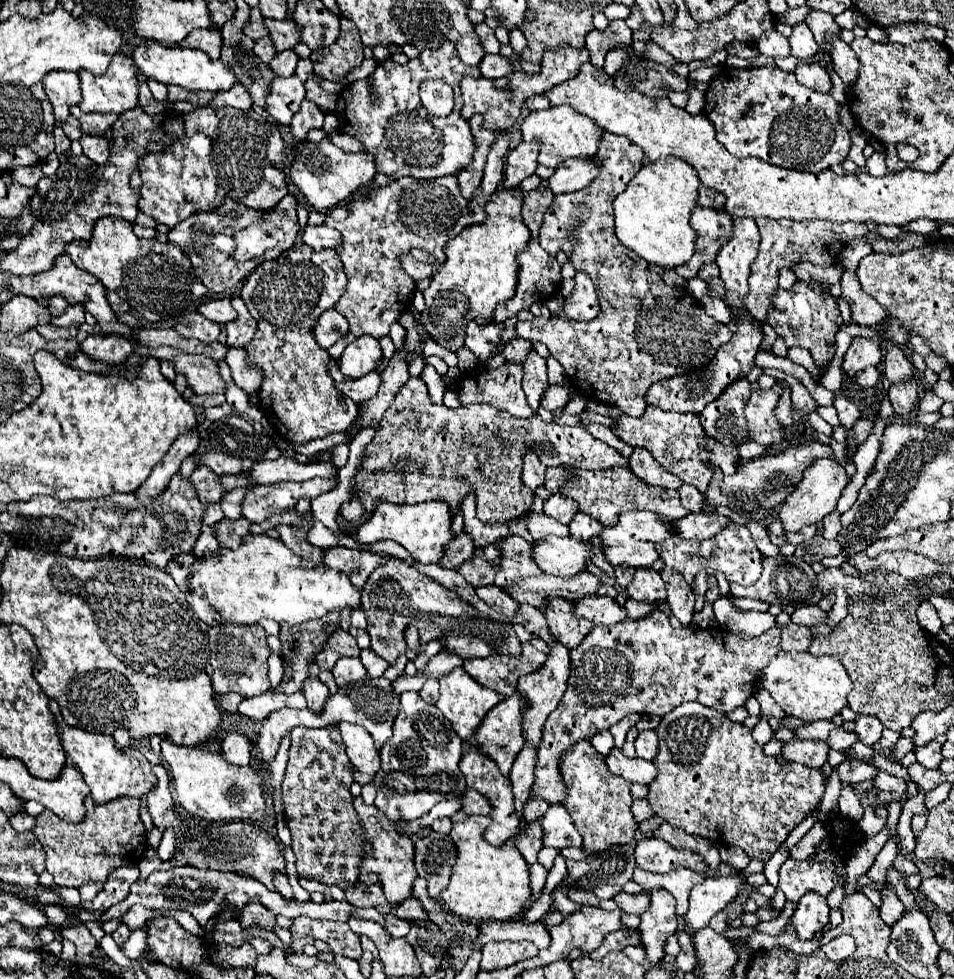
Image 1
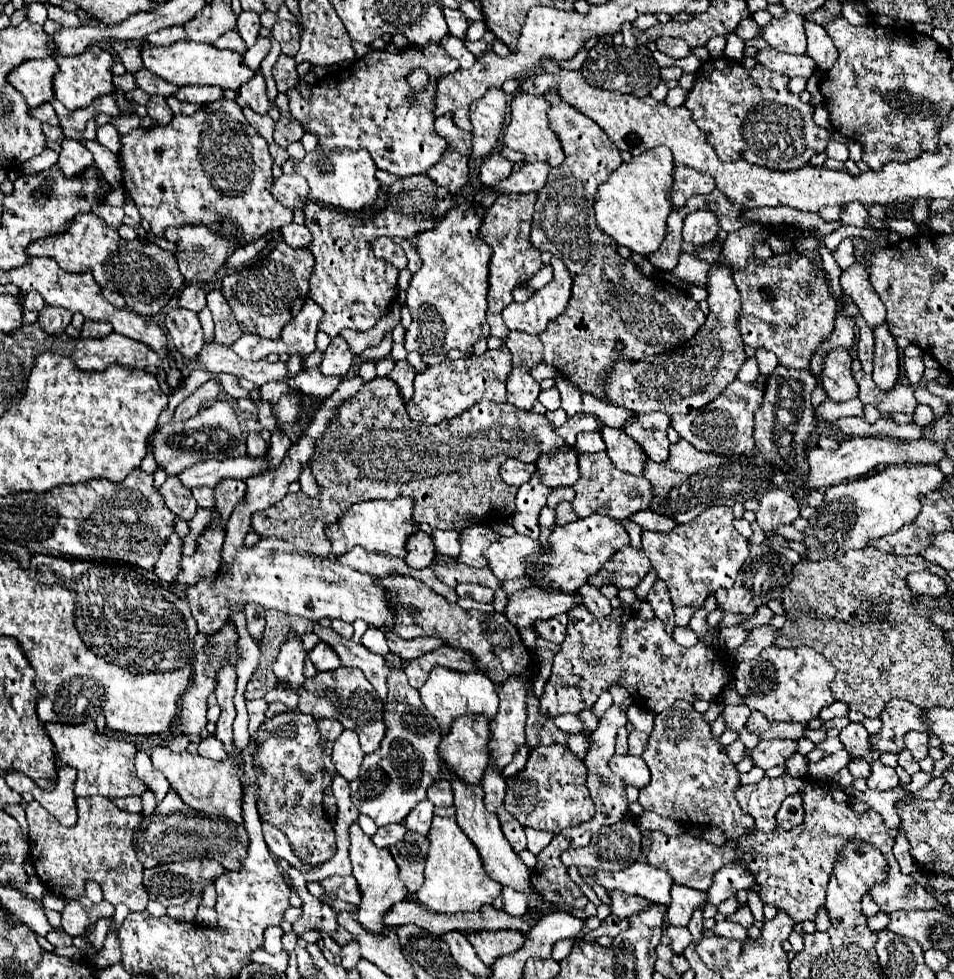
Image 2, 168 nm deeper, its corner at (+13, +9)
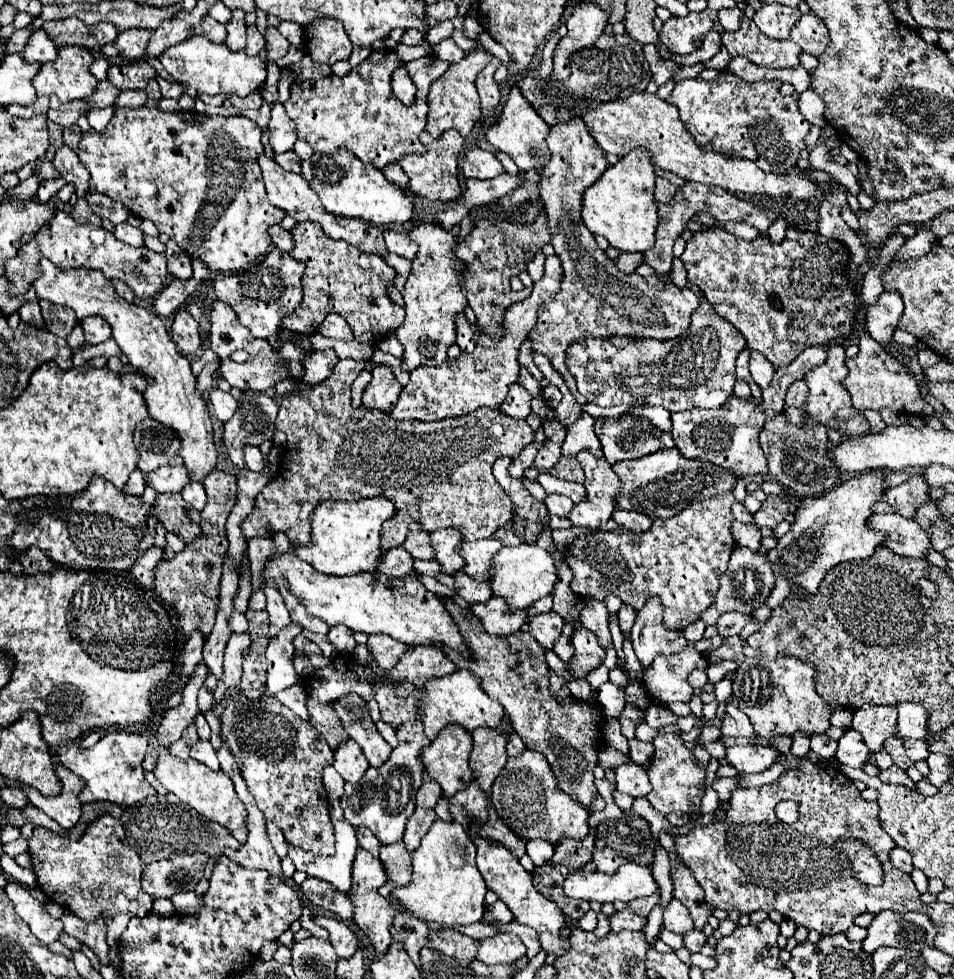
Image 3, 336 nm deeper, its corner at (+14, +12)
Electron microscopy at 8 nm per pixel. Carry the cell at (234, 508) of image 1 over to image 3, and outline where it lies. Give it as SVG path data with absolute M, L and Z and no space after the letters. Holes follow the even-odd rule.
M188 482L180 494L196 510L202 510L206 504L206 492L204 492L204 486L200 482Z

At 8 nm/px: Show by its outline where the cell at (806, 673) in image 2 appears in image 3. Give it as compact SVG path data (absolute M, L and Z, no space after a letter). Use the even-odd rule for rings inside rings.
M758 656L746 658L738 666L738 670L734 672L732 688L738 706L744 710L744 714L748 714L758 736L792 736L796 730L816 734L828 730L832 714L828 702L816 692L816 678L816 666L812 666L810 662L802 662L800 658Z

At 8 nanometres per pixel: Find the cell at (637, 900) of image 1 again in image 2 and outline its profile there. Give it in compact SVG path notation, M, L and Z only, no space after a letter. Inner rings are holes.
M613 891L611 899L613 899L611 913L619 915L619 917L631 917L633 913L649 909L649 901L645 901L641 897L635 897L635 895L625 895L625 893Z

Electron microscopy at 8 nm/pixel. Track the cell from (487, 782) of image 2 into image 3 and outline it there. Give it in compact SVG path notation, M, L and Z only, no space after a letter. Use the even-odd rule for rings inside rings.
M474 780L466 790L460 790L450 798L450 812L462 826L468 826L470 820L484 822L488 818L488 794Z

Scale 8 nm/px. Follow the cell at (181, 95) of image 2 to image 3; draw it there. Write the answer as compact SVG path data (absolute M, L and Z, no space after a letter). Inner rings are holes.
M160 72L158 78L156 78L156 82L160 84L160 90L162 90L162 96L164 96L164 98L174 98L174 100L178 100L178 98L186 92L186 88L180 86L178 82L172 82L172 78L168 78L168 74L162 76L162 72Z

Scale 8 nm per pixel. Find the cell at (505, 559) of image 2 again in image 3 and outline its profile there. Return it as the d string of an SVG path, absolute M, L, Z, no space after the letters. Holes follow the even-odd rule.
M496 538L476 540L476 542L462 542L460 556L466 560L464 572L476 580L490 580L492 576L492 560L494 554L500 550L502 542Z

